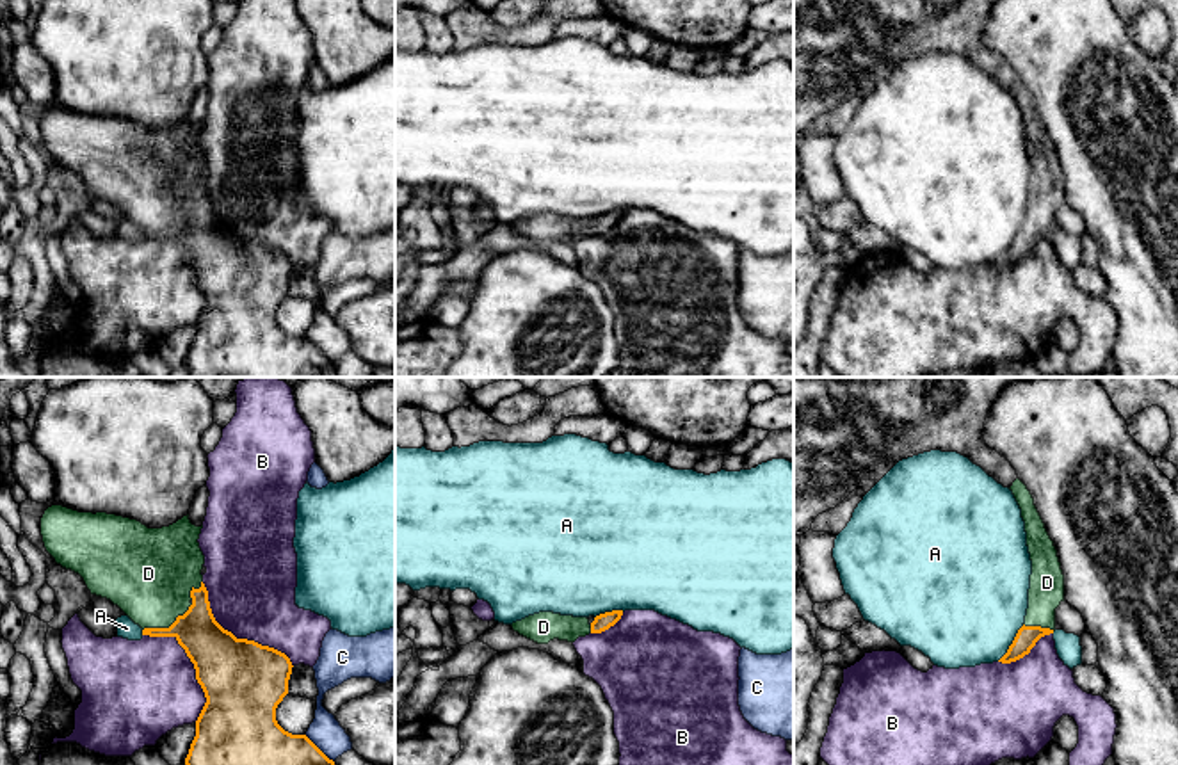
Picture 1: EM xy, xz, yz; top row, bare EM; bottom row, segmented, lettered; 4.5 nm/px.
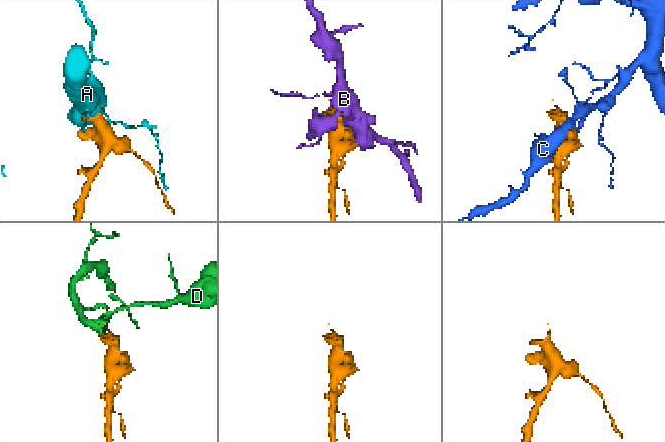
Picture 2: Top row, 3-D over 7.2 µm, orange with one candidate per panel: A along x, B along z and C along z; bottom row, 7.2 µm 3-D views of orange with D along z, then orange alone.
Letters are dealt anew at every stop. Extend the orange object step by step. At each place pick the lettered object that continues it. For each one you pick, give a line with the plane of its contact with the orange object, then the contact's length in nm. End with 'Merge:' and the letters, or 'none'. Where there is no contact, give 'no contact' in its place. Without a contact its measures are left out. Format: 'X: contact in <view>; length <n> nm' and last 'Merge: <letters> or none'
D: contact in xy; length 260 nm
Merge: D

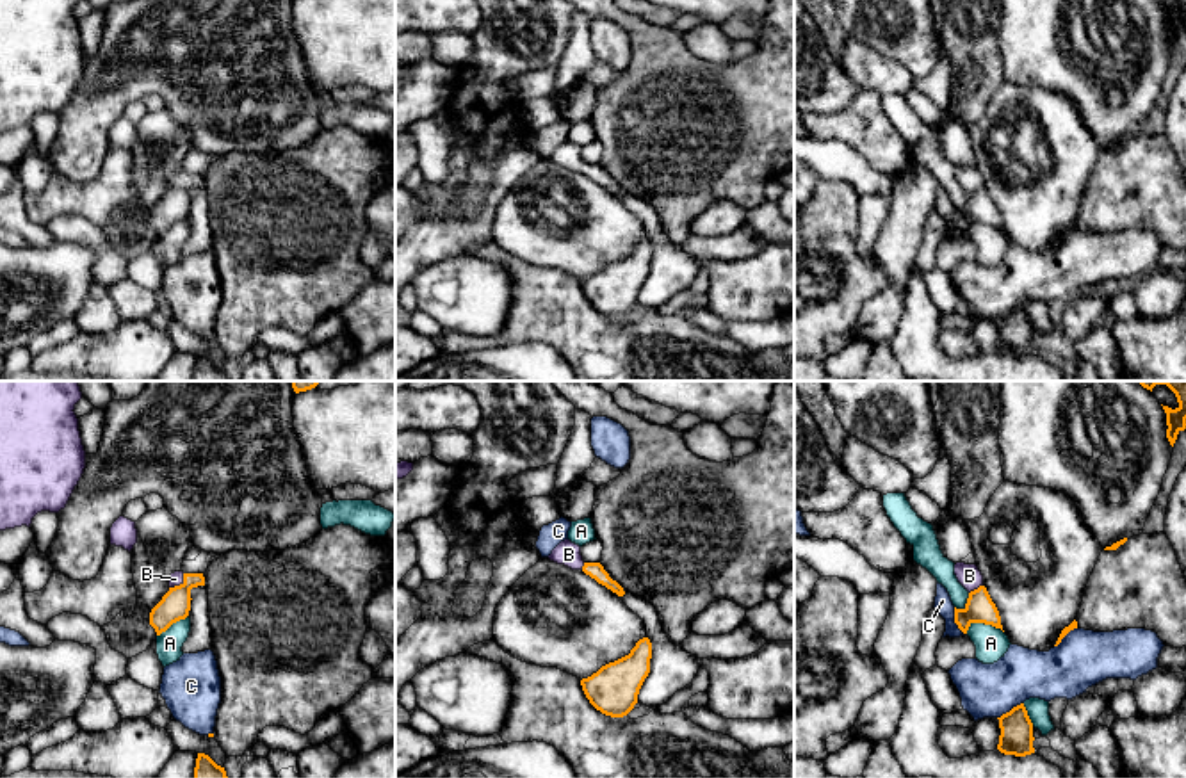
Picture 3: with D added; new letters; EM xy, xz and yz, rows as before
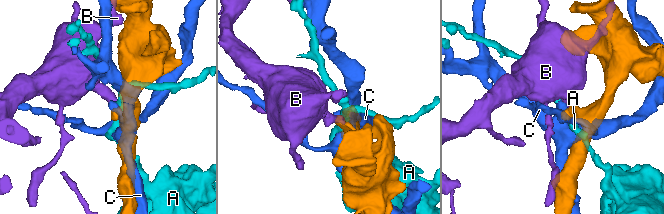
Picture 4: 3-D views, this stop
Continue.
Merge: none

